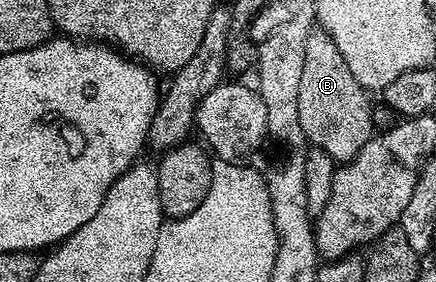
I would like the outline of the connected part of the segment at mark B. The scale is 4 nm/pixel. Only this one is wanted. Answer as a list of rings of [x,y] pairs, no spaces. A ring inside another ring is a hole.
[[[319,26],[312,28],[310,34],[306,34],[306,55],[302,62],[301,85],[298,86],[298,118],[305,139],[337,163],[352,160],[376,130],[367,97],[367,91],[352,76],[327,30]]]

